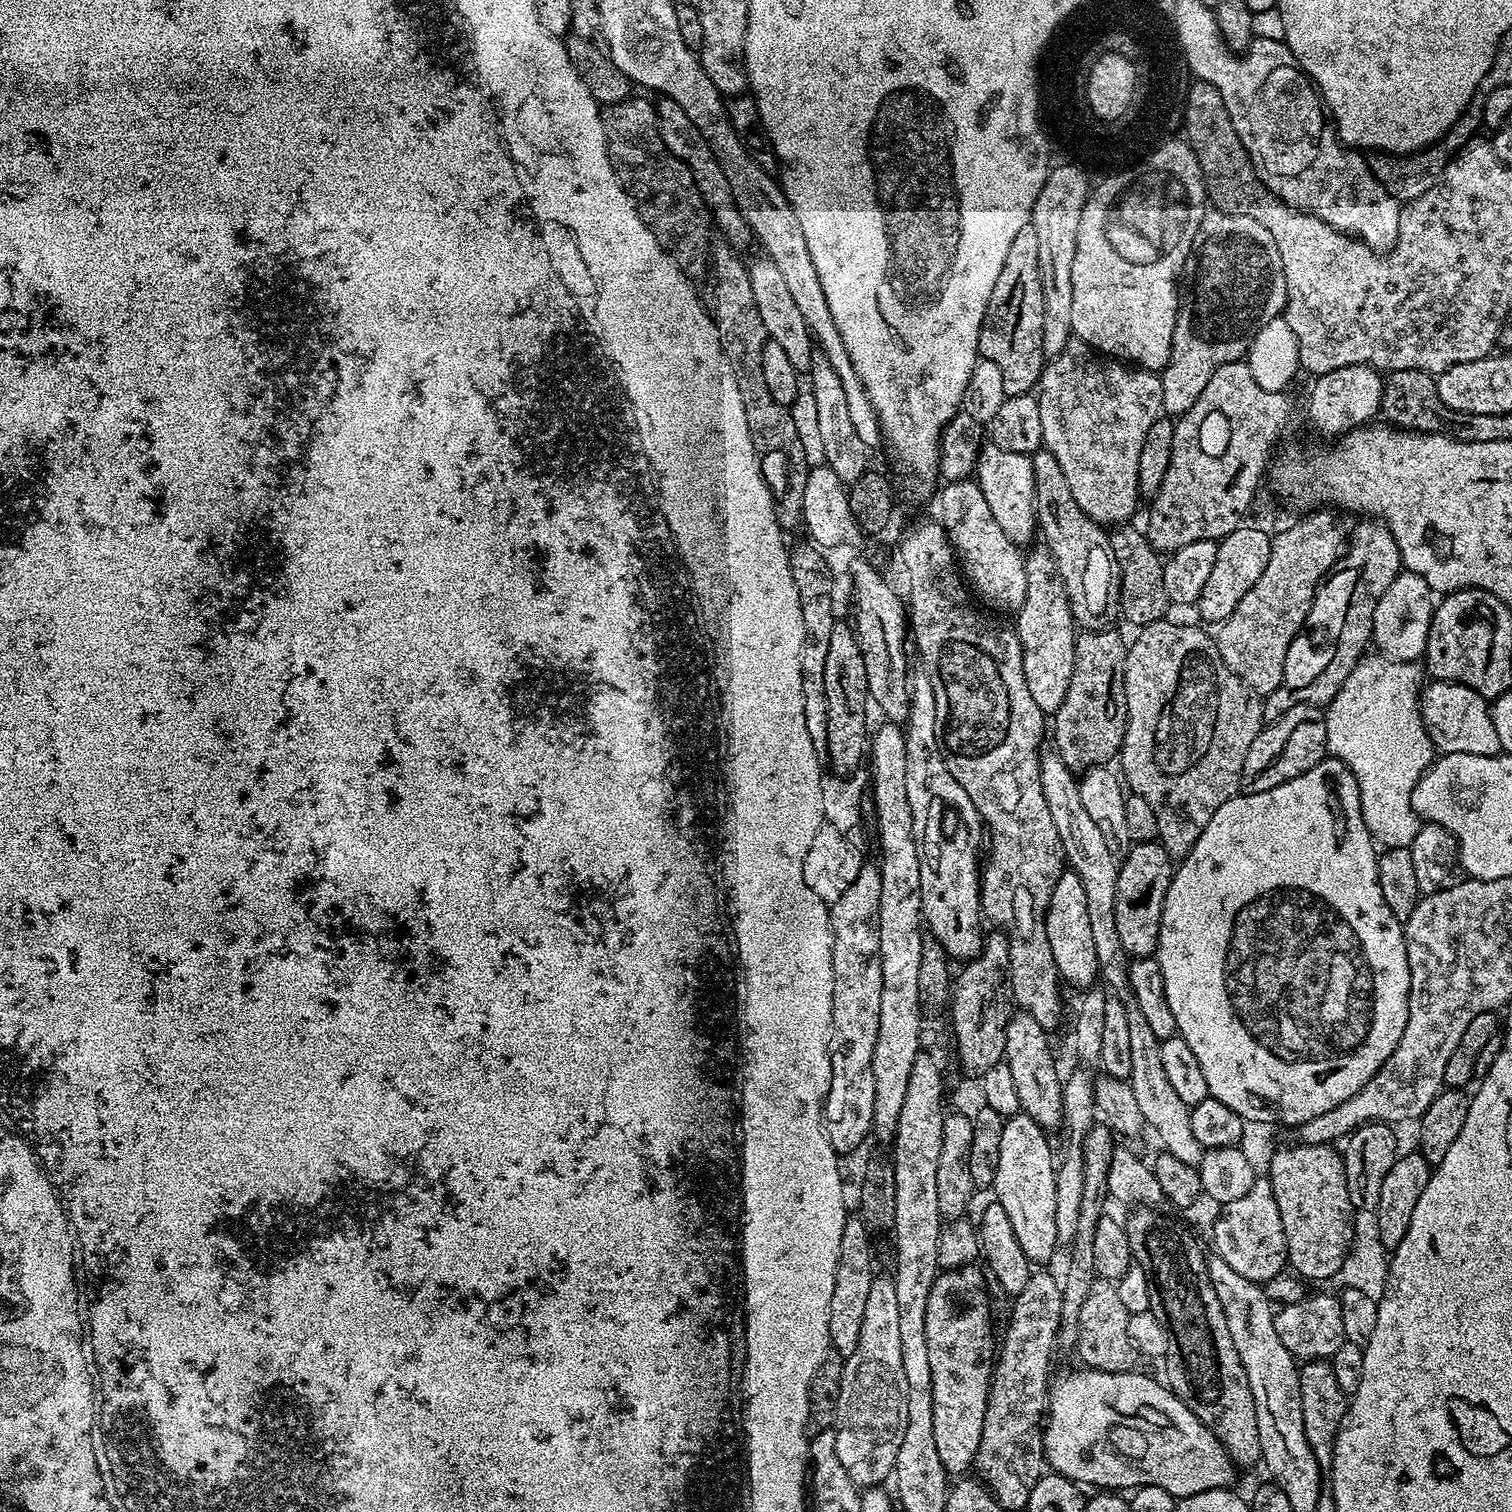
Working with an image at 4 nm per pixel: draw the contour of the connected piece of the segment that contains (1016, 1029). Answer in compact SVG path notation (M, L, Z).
M1013 1011L1006 1026L1006 1046L1004 1060L1010 1068L1014 1086L1017 1088L1019 1111L1026 1113L1038 1126L1045 1130L1059 1129L1064 1123L1064 1080L1062 1072L1056 1069L1056 1060L1052 1057L1052 1044L1048 1041L1049 1029L1038 1026L1030 1014Z

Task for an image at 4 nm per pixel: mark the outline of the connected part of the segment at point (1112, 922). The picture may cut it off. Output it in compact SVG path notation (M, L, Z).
M1049 750L1041 755L1040 777L1042 792L1046 794L1046 806L1050 806L1054 826L1058 829L1058 838L1064 847L1067 867L1076 872L1078 878L1082 878L1082 887L1086 890L1086 910L1090 914L1090 930L1094 937L1094 950L1098 954L1100 976L1108 979L1109 989L1127 989L1130 957L1122 942L1118 942L1116 925L1116 879L1120 873L1117 853L1112 852L1110 846L1106 846L1102 830L1098 830L1098 825L1094 818L1090 818L1086 806L1082 806L1077 777L1062 762L1059 752Z

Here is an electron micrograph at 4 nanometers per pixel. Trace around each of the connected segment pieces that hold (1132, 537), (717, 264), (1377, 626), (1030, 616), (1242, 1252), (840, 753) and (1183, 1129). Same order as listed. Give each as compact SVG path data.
M1120 526L1109 535L1108 547L1120 577L1120 616L1135 626L1158 622L1169 615L1170 601L1163 585L1162 556L1148 543L1147 535L1132 526Z
M629 98L607 105L602 115L608 132L606 142L610 162L616 167L620 184L635 200L642 222L682 269L696 297L716 323L724 357L734 374L734 382L738 382L738 394L742 394L742 410L746 410L746 422L752 431L760 473L779 509L778 519L784 526L797 522L801 519L809 466L789 409L774 402L766 387L766 378L762 374L762 346L769 340L768 331L766 326L762 326L762 317L754 302L754 290L750 290L748 268L716 233L708 204L704 201L707 199L696 187L696 179L688 165L666 150L655 107L644 100Z
M1402 570L1378 600L1372 619L1373 643L1391 660L1415 663L1428 644L1430 622L1435 612L1434 593L1424 576Z
M1039 547L1023 557L1026 598L1019 611L1015 613L1014 627L1022 646L1022 670L1026 674L1026 687L1030 690L1030 695L1034 697L1038 710L1046 714L1054 714L1062 706L1066 698L1066 690L1070 690L1070 674L1074 674L1074 650L1076 649L1078 625L1072 616L1064 579L1058 574L1058 566L1054 562L1052 553L1047 547Z
M1257 1178L1254 1186L1242 1194L1242 1198L1234 1198L1234 1202L1223 1205L1219 1211L1220 1217L1212 1228L1212 1244L1216 1247L1213 1248L1215 1255L1222 1257L1226 1266L1238 1270L1242 1278L1250 1278L1258 1285L1285 1271L1288 1247L1271 1180Z
M836 622L830 635L829 647L823 672L824 701L826 701L827 759L835 770L835 775L844 776L852 769L856 760L865 755L868 744L866 730L866 706L870 699L864 658L857 644L856 634L851 623Z
M1135 1002L1128 1004L1128 1017L1130 1018L1130 1074L1128 1080L1134 1090L1134 1098L1138 1101L1138 1110L1142 1110L1142 1118L1145 1125L1160 1135L1164 1143L1163 1149L1184 1162L1186 1166L1195 1169L1205 1154L1198 1138L1194 1138L1194 1126L1190 1124L1192 1110L1182 1098L1178 1096L1174 1086L1170 1086L1166 1078L1166 1070L1162 1070L1162 1050L1160 1039L1150 1030L1150 1022L1142 1018L1142 1010L1138 1010Z

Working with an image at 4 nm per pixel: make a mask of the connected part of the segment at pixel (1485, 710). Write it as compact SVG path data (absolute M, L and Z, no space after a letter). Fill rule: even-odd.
M1428 682L1420 693L1420 717L1433 745L1441 753L1457 752L1475 756L1499 756L1502 742L1492 721L1489 701L1476 692L1469 692L1460 684Z

